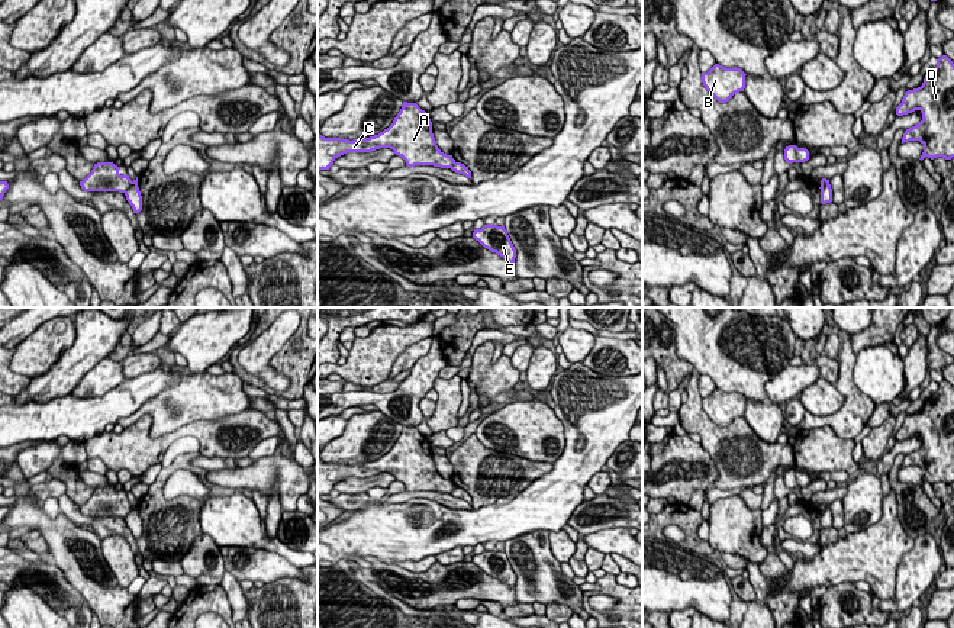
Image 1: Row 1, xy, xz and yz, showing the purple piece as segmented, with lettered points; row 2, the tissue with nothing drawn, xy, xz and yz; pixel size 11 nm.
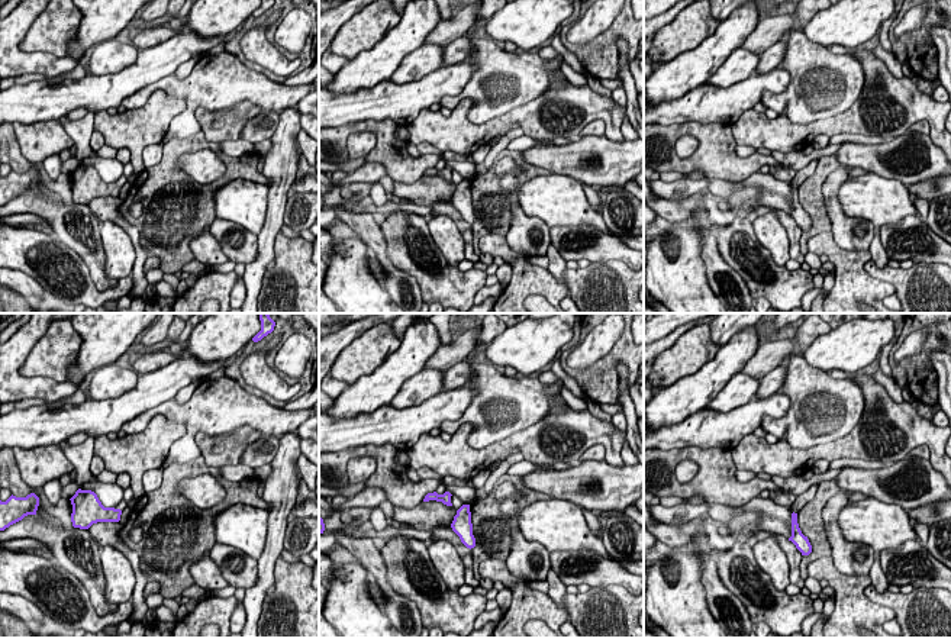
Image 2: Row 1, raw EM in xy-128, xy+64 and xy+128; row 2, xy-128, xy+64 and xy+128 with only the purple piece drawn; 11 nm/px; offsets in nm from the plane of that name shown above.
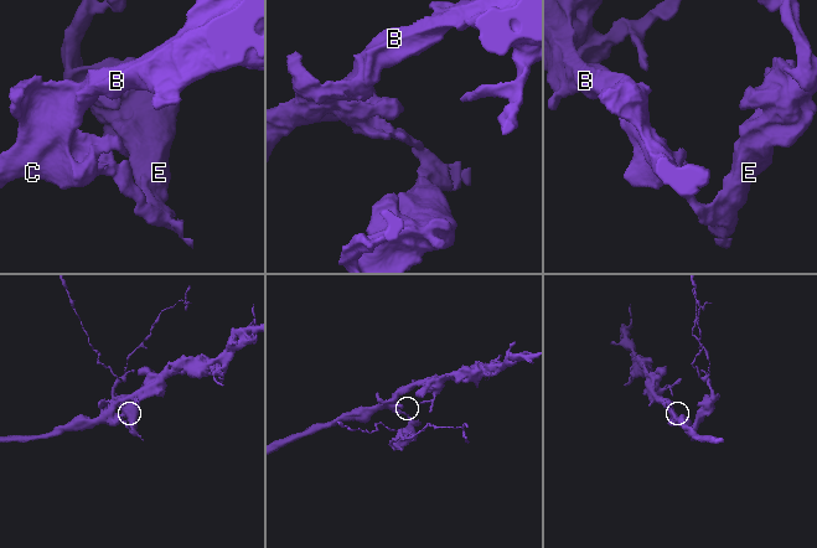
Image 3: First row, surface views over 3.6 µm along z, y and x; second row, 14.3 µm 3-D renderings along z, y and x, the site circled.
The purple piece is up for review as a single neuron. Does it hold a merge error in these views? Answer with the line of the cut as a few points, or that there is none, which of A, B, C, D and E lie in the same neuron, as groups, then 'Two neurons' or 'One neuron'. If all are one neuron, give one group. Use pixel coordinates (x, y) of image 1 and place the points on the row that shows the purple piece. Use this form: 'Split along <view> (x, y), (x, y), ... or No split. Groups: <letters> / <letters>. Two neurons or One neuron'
Split along xy (132, 182), (123, 192). Groups: A B C / D E. Two neurons

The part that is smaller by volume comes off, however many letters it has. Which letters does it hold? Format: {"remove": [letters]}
{"remove": ["D", "E"]}

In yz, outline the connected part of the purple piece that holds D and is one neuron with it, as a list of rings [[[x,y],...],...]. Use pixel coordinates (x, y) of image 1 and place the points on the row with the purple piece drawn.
[[[947,55],[937,59],[937,67],[925,75],[921,87],[905,93],[902,103],[896,107],[896,115],[903,116],[915,110],[922,113],[922,120],[905,131],[902,144],[919,141],[924,145],[921,161],[925,157],[951,160],[954,157],[954,64]]]

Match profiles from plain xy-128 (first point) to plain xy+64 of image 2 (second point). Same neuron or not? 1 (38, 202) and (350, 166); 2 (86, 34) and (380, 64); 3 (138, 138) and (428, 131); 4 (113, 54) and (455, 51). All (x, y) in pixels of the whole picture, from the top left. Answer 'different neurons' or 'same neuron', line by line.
1: different neurons
2: same neuron
3: same neuron
4: different neurons

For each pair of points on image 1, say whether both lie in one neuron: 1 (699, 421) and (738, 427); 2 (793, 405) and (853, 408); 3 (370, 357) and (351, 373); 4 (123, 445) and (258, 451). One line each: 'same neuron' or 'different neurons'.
1: same neuron
2: different neurons
3: same neuron
4: different neurons

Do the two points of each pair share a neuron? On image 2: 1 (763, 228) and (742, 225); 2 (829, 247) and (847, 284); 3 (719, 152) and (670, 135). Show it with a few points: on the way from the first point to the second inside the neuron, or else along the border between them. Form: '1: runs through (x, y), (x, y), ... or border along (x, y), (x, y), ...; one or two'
1: border along (751, 222), (756, 238), (770, 257); two
2: runs through (837, 255), (845, 264), (847, 276); one
3: runs through (708, 141), (696, 129), (682, 129); one

